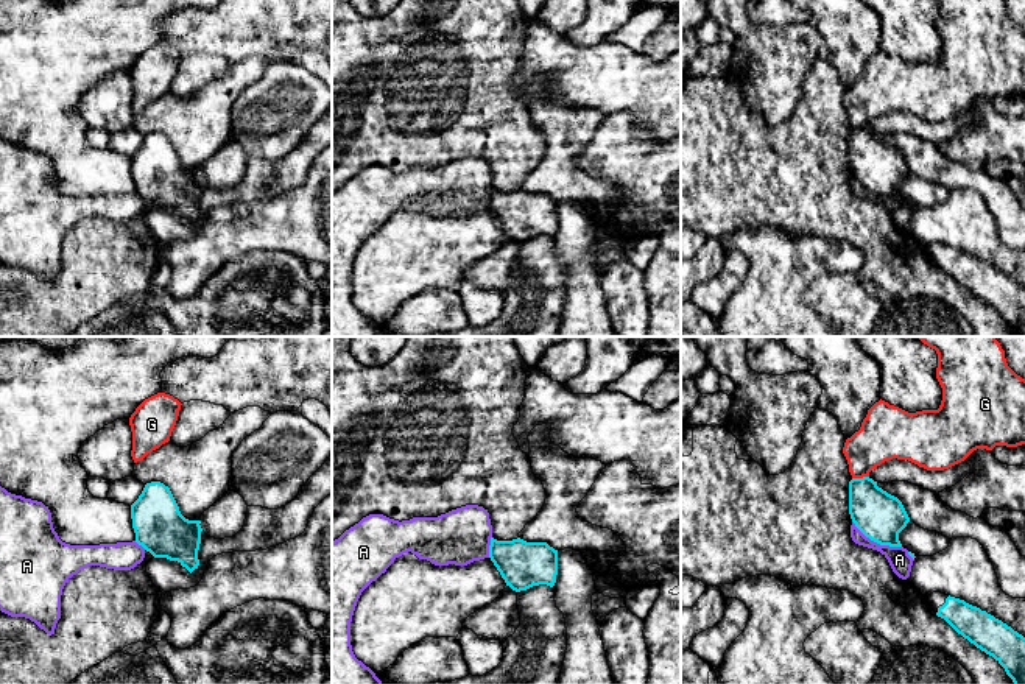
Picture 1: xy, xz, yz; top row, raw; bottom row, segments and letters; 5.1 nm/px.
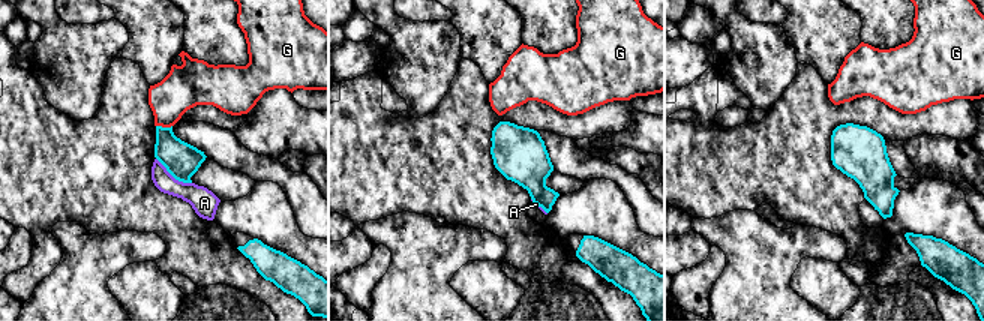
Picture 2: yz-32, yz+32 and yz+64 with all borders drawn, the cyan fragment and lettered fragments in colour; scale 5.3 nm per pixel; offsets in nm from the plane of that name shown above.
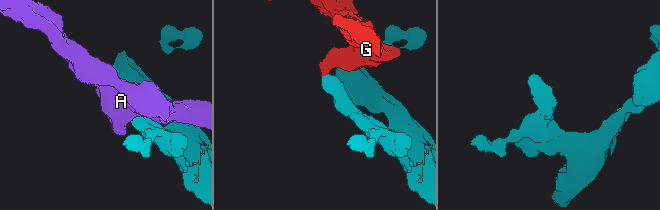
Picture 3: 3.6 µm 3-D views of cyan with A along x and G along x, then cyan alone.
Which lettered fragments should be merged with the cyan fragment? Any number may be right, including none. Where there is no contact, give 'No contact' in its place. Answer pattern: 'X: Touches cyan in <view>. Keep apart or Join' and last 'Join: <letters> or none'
A: Touches cyan in yz. Keep apart
G: Touches cyan in yz. Keep apart
Join: none

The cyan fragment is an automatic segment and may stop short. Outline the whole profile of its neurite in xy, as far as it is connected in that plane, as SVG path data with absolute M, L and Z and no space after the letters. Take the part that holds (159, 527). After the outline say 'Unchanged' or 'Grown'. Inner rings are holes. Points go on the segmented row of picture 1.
M160 481L146 483L131 505L136 542L154 558L178 561L190 573L198 569L199 520L185 519L170 491Z. Unchanged

